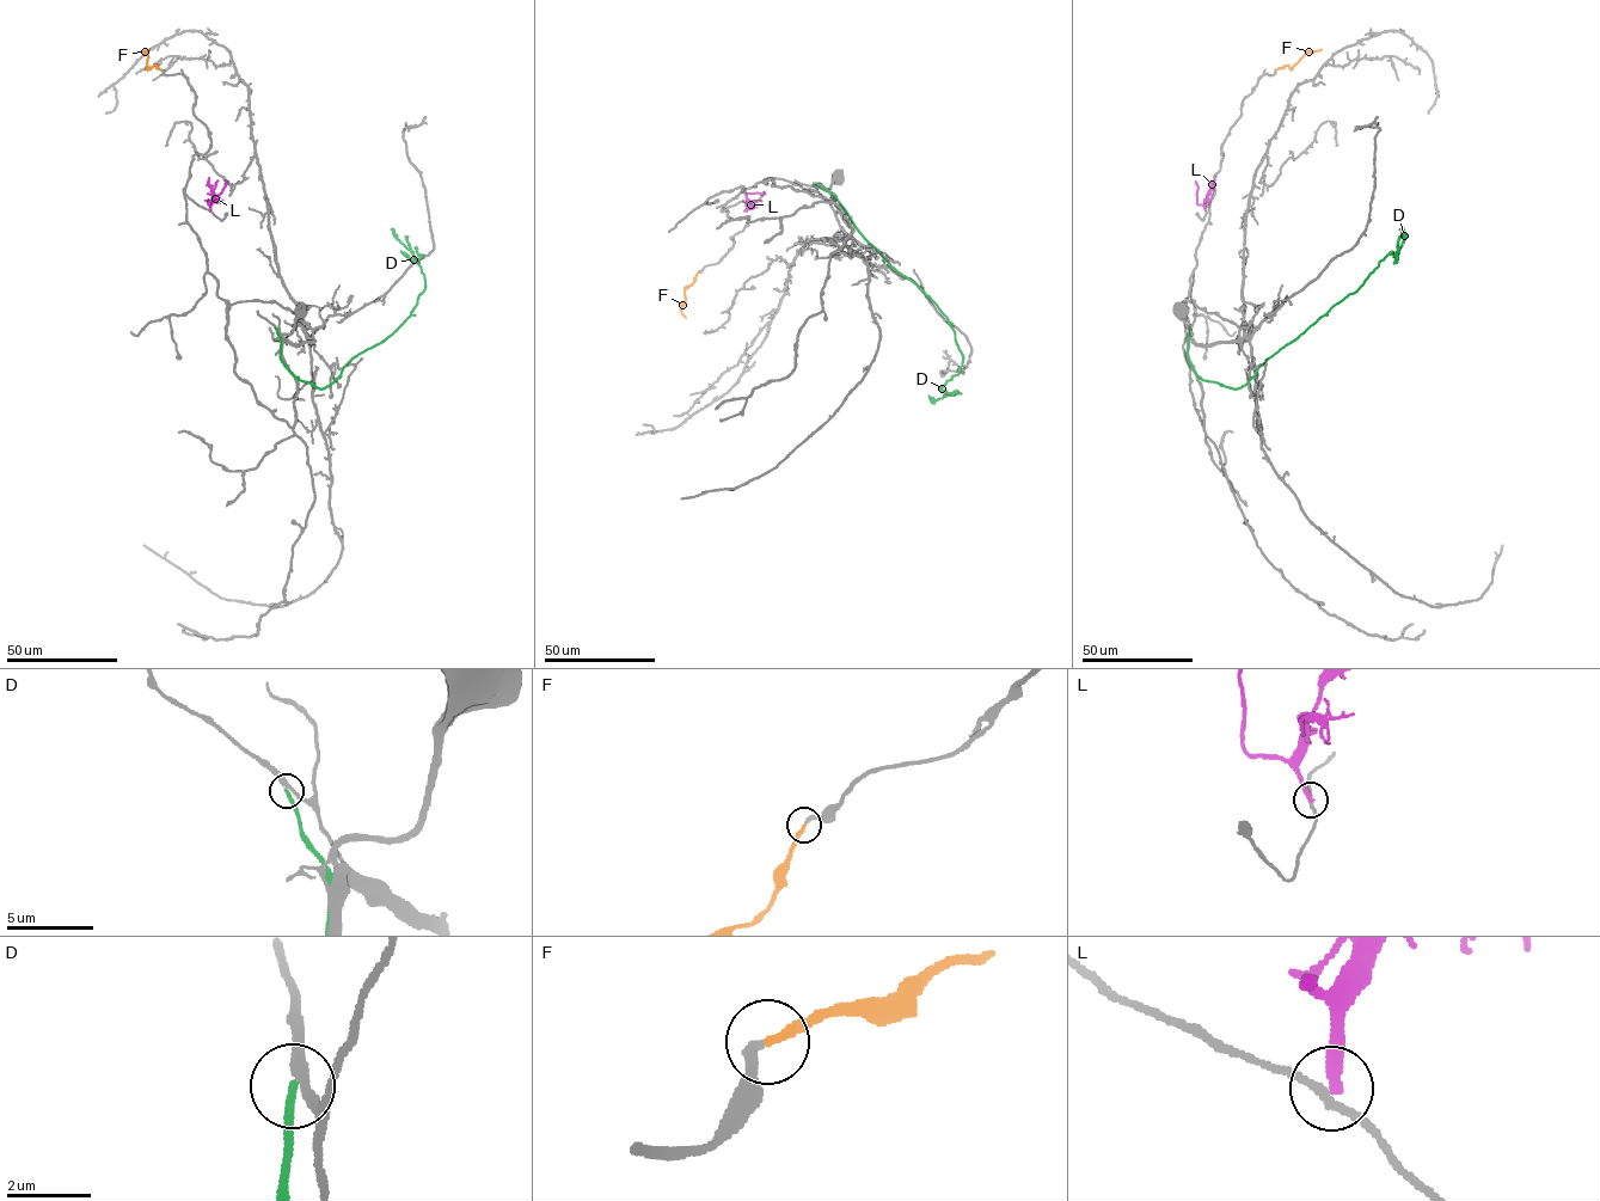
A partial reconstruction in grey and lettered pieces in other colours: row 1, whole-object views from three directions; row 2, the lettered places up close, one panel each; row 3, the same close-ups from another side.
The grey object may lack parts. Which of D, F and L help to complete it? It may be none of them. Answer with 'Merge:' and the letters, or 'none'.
Merge: F

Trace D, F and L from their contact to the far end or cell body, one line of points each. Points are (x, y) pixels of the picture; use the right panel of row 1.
D: (1189, 328), (1196, 374), (1240, 388), (1387, 255), (1396, 262), (1399, 230)
F: (1276, 69), (1286, 66), (1289, 68), (1305, 54), (1322, 49)
L: (1206, 210), (1197, 202), (1195, 181)

